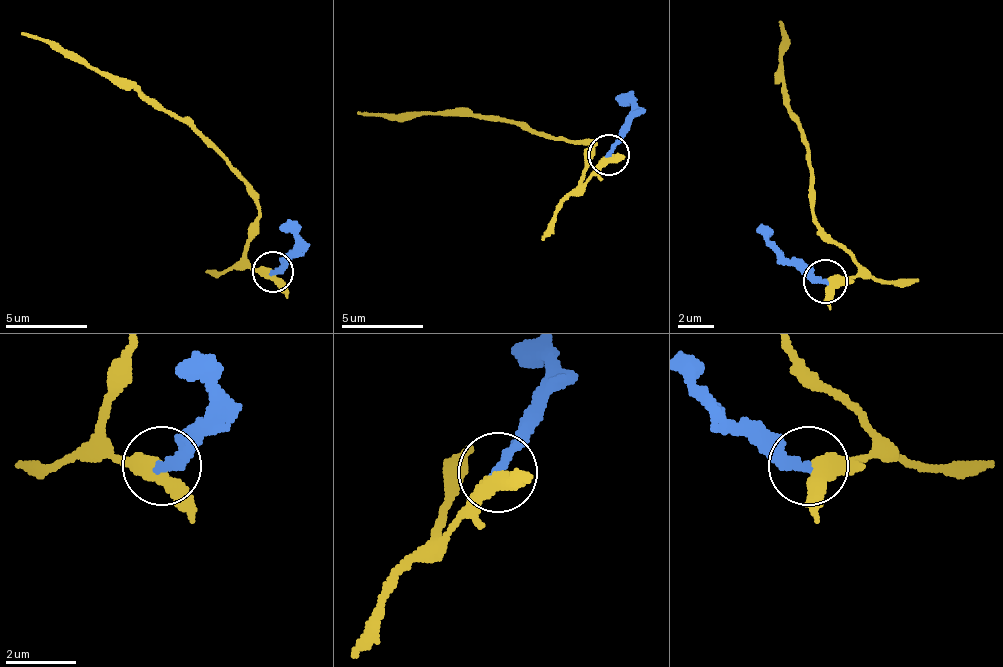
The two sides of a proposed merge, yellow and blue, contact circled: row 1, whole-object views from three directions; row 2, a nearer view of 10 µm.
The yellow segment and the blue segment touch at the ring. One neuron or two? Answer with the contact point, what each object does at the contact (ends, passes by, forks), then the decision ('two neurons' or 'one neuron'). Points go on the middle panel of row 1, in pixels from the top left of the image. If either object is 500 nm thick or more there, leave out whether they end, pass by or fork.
place (609, 154); yellow passes by; blue ends; two neurons

